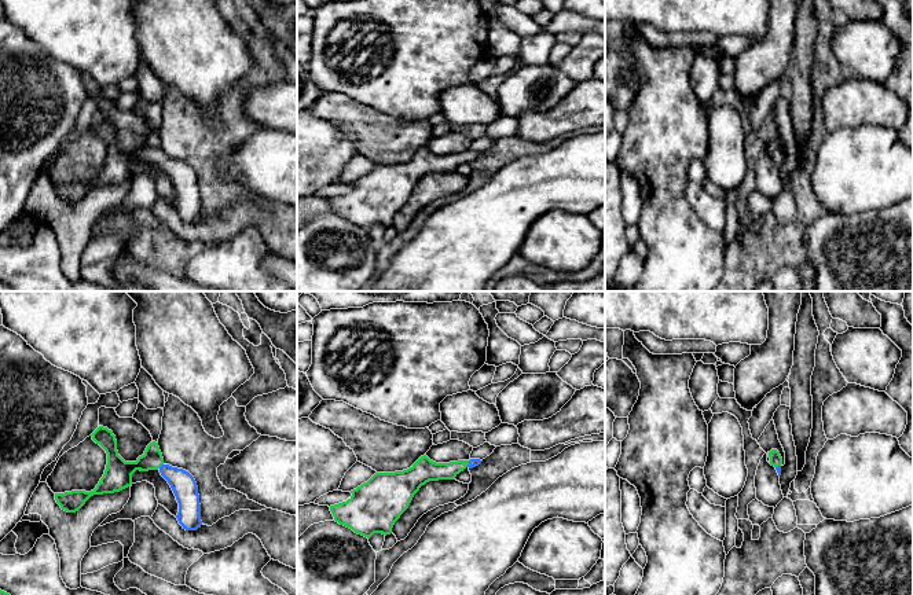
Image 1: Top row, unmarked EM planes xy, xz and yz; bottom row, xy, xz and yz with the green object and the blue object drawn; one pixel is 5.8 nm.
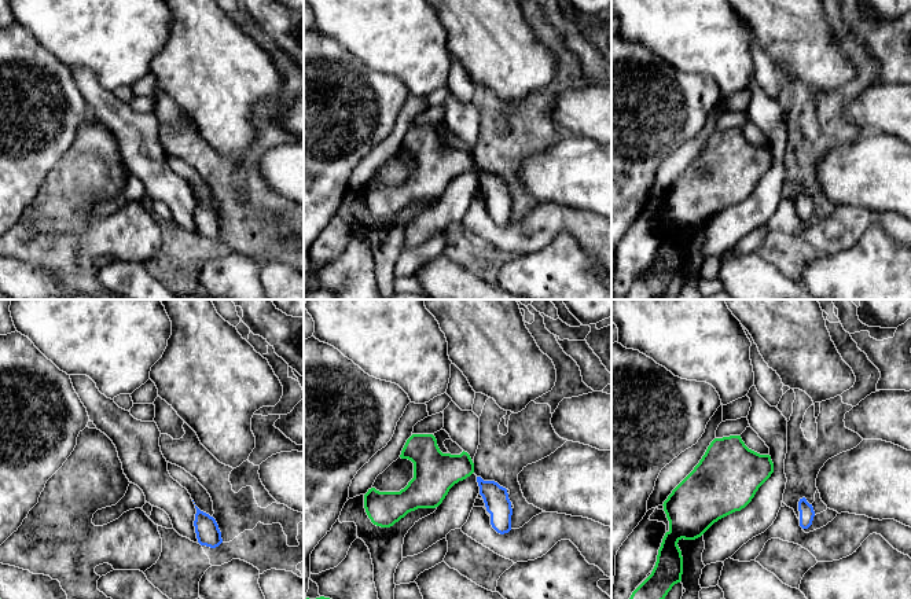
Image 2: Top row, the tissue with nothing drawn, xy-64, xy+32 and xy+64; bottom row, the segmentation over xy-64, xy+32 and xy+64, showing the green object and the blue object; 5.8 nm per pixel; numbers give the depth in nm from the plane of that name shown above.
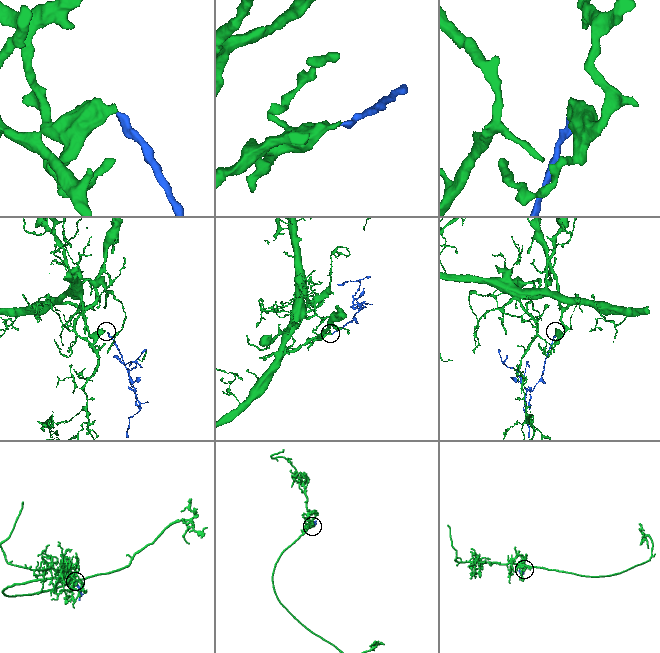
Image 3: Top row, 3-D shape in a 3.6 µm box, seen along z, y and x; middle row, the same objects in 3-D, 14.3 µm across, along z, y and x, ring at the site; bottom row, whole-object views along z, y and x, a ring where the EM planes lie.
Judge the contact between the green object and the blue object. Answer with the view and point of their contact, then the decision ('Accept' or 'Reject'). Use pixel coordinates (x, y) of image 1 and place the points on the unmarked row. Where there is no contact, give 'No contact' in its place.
Touches green at xy (160, 158). Accept

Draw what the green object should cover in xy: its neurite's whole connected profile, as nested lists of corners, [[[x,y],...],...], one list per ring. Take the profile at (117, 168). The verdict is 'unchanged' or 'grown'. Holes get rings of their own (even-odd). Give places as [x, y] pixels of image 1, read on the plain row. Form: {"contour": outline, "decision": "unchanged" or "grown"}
{"contour": [[[99,118],[91,128],[107,146],[104,166],[91,184],[72,183],[55,186],[55,192],[62,202],[76,205],[94,187],[114,186],[131,179],[132,166],[136,162],[158,162],[170,177],[179,195],[179,205],[176,207],[179,216],[186,223],[197,223],[201,220],[201,197],[194,169],[183,161],[165,157],[158,135],[150,135],[136,154],[125,154],[118,147],[117,132],[111,122]]], "decision": "grown"}

